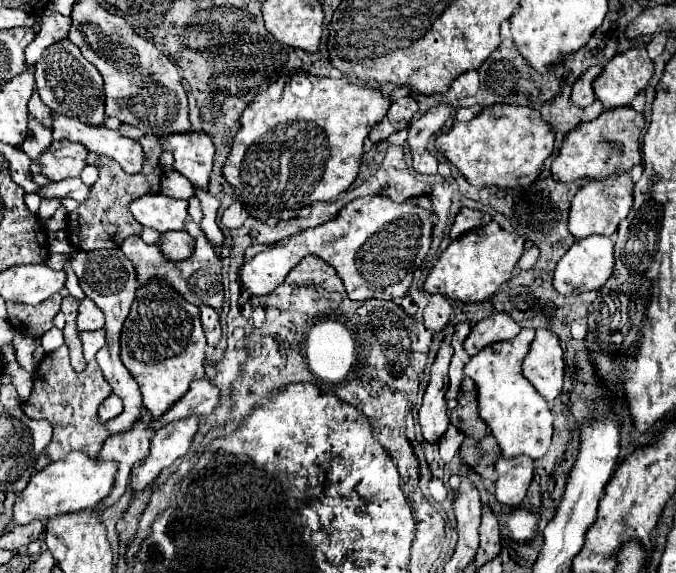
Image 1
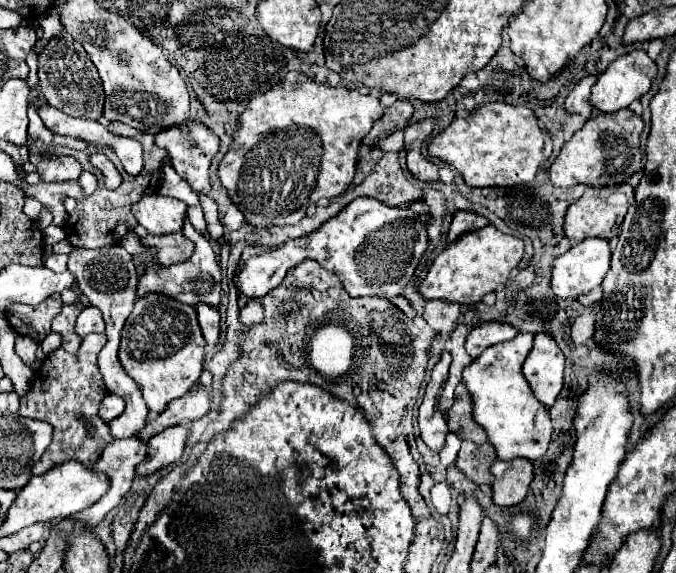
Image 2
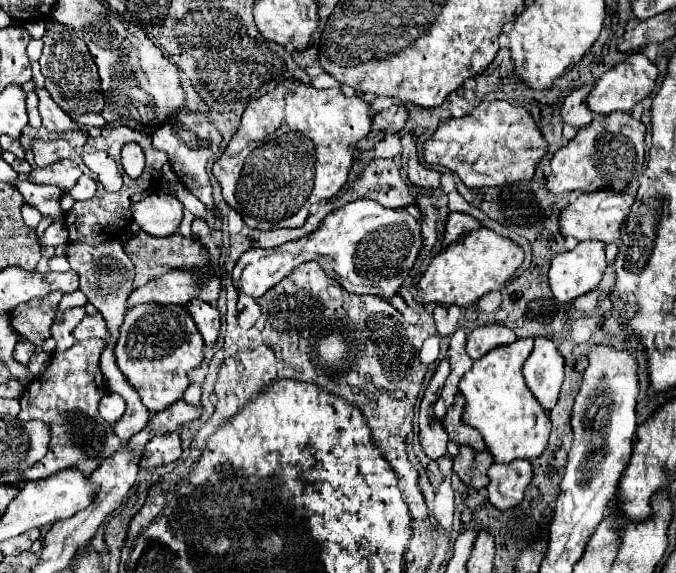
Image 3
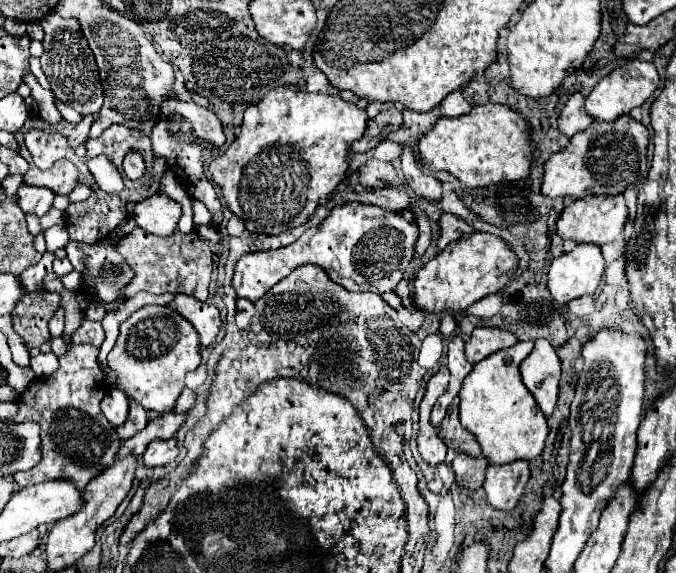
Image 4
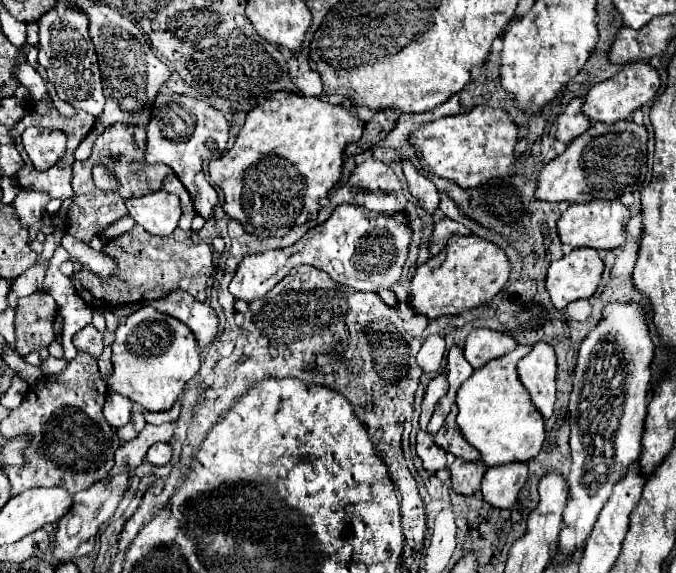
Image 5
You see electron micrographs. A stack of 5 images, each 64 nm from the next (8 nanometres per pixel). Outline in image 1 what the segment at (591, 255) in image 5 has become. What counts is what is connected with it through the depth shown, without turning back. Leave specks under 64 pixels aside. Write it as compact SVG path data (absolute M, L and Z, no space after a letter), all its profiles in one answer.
M588 236L576 240L570 250L558 260L554 270L554 288L564 294L582 294L588 290L598 290L614 272L614 242L608 236Z

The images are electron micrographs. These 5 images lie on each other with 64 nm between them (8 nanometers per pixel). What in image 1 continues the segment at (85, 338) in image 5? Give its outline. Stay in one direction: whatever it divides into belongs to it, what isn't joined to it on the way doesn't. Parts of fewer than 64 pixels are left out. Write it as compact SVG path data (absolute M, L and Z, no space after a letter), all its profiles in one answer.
M88 296L80 302L78 312L78 330L98 330L104 326L104 314L96 308L96 304L92 304L92 300L88 300Z

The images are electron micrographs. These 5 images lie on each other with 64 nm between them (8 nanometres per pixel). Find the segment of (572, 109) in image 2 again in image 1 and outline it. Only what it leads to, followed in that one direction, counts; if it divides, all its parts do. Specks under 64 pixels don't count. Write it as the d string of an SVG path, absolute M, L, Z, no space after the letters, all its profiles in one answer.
M592 64L572 86L572 102L580 108L586 108L588 104L592 104L596 100L594 90L592 90L592 82L594 78L602 72L602 64Z

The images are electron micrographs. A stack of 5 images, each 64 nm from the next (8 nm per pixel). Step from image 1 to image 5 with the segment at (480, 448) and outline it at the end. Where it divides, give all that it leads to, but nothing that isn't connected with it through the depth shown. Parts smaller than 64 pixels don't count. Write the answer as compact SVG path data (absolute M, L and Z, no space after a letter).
M454 460L450 464L450 476L452 476L452 488L458 494L474 494L480 490L482 476L486 472L484 462L466 462L466 460Z

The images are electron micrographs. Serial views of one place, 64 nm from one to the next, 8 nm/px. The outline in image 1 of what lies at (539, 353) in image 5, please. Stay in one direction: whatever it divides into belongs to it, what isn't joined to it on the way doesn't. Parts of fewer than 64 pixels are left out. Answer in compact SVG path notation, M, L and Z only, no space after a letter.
M542 330L536 332L536 338L524 356L522 370L524 376L532 382L540 396L546 402L552 402L560 390L564 380L564 358L558 336L554 332Z

